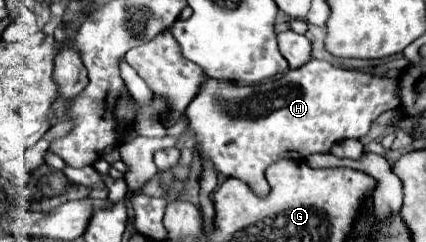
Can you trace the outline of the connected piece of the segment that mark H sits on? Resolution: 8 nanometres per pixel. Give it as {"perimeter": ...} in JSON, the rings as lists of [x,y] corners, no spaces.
{"perimeter":[[[312,59],[298,69],[290,69],[280,79],[262,81],[258,85],[234,85],[228,81],[208,79],[194,101],[188,105],[188,129],[196,133],[196,145],[202,155],[212,159],[216,169],[226,177],[246,181],[258,195],[266,195],[264,171],[280,159],[304,159],[314,153],[328,153],[336,141],[360,139],[370,125],[388,109],[398,105],[390,79],[372,77],[368,73],[346,71],[328,61]]]}

